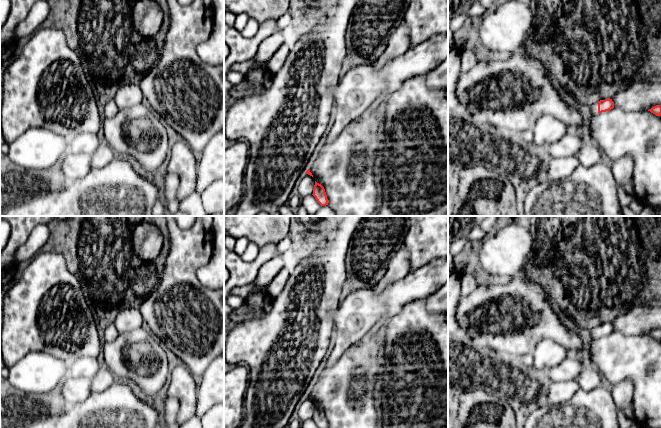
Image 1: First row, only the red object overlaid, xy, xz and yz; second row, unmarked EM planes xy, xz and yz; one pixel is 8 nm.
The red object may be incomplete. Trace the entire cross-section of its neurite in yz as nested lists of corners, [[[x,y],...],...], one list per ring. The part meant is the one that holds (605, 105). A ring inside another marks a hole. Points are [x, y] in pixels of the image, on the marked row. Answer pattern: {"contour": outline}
{"contour": [[[608,98],[605,100],[600,100],[598,102],[590,104],[591,113],[594,115],[598,115],[602,112],[609,111],[614,108],[614,102],[612,99]]]}

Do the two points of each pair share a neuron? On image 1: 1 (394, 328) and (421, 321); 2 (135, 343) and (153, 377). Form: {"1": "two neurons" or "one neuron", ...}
{"1": "one neuron", "2": "one neuron"}

